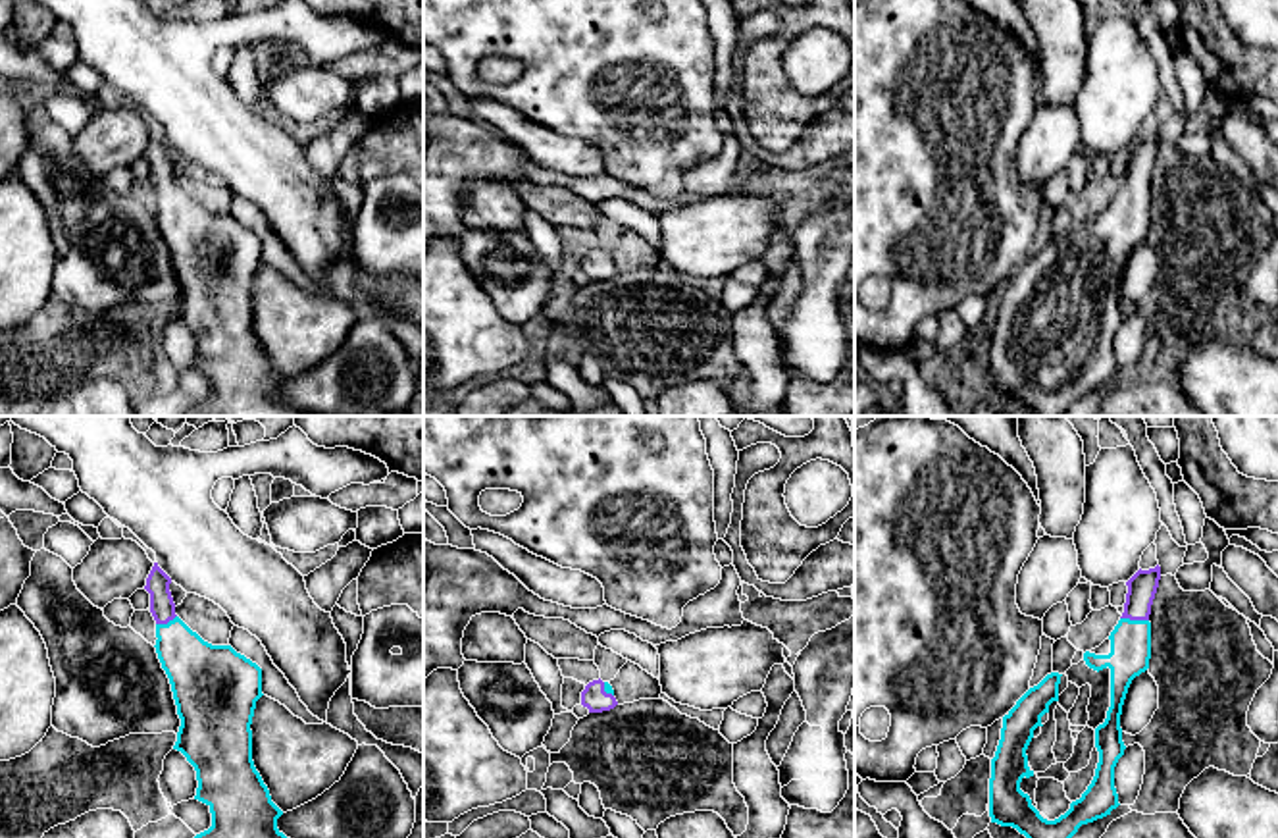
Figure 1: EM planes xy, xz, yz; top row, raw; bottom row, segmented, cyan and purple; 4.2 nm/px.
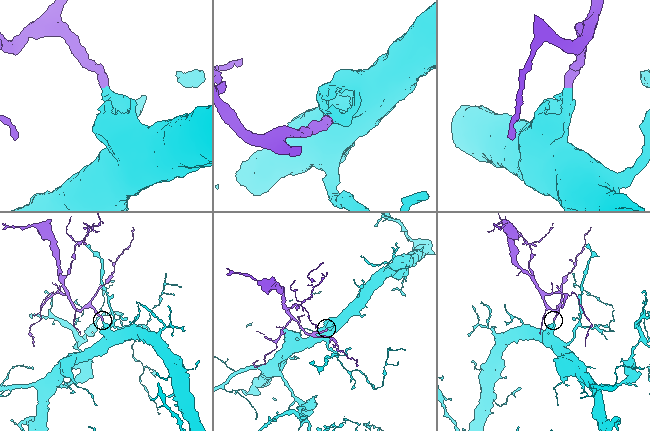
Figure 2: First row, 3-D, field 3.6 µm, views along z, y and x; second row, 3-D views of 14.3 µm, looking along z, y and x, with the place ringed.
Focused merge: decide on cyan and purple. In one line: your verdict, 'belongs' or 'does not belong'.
belongs

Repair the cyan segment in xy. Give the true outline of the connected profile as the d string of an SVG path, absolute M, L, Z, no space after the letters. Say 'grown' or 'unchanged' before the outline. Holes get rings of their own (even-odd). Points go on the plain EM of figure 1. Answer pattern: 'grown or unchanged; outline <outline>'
grown; outline M154 131L144 158L150 162L150 181L156 189L156 222L166 239L181 295L173 318L181 320L196 339L194 368L206 372L212 381L212 395L196 403L183 416L314 416L302 414L287 406L277 397L277 387L283 380L271 370L269 358L252 329L252 285L256 270L262 262L262 237L237 222L231 214L212 214L192 200L177 183L169 160L171 146Z

